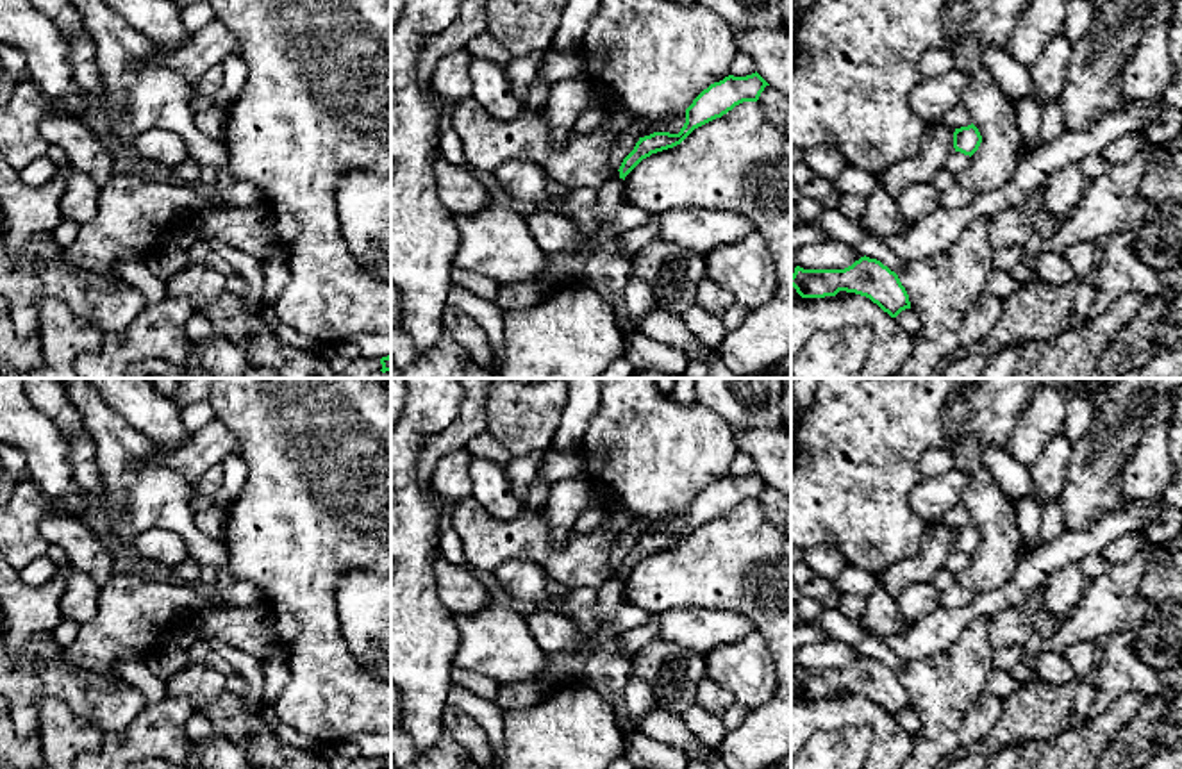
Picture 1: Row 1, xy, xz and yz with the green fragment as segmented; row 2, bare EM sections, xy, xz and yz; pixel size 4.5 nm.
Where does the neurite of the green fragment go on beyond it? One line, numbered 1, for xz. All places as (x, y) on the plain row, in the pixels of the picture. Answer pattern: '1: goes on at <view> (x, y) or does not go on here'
1: does not go on here

